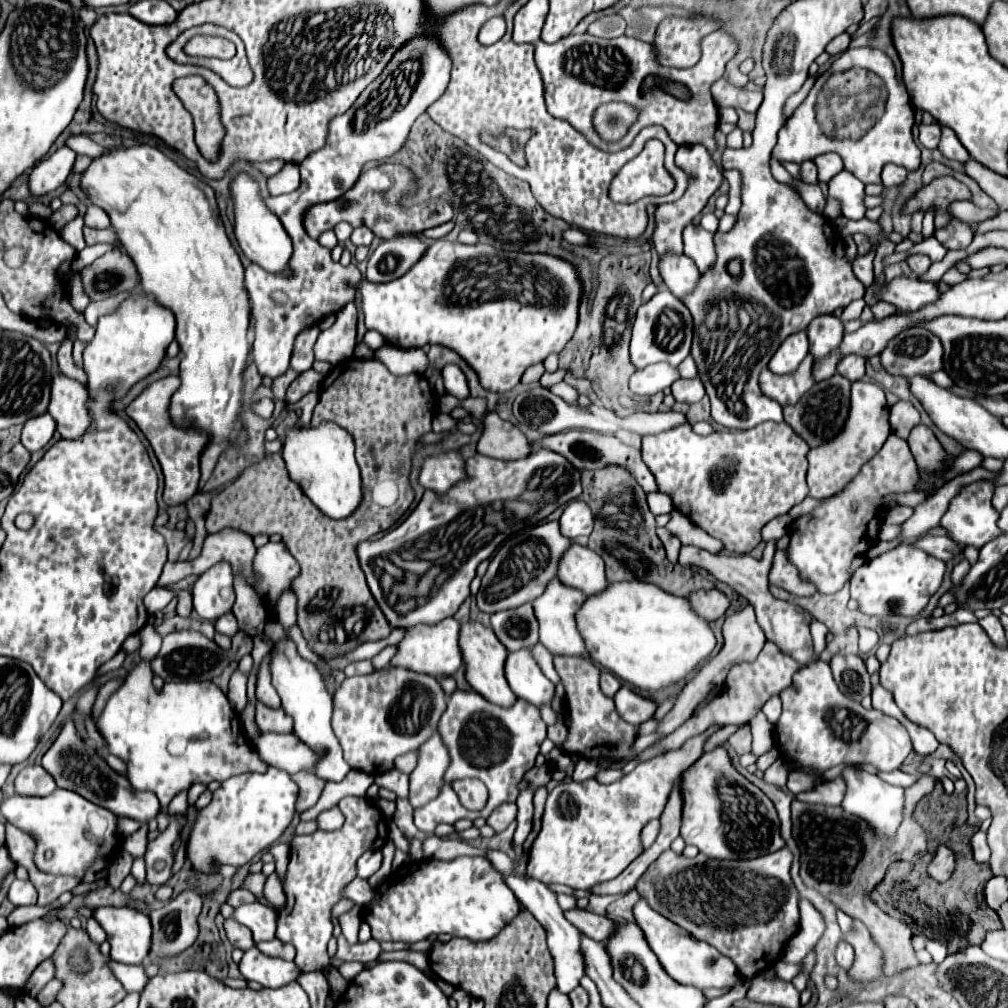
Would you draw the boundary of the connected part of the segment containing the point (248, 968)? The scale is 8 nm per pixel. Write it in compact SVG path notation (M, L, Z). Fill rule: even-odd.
M255 946L247 950L239 962L239 970L245 980L255 980L267 988L281 988L299 976L295 962L285 962L281 958L271 958L261 954Z

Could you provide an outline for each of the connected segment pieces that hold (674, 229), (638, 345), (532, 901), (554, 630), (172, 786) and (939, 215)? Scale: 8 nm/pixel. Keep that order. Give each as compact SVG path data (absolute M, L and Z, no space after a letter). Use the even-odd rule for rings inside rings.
M695 144L695 146L681 146L675 154L675 164L683 170L687 170L687 174L691 176L691 182L689 182L689 188L687 192L677 200L677 202L671 202L671 204L659 204L655 208L655 230L653 230L653 246L655 250L661 254L665 252L675 252L675 254L681 254L683 252L683 238L681 238L681 232L683 228L705 208L707 200L719 190L721 182L723 182L723 174L719 170L719 166L713 162L711 154L707 150L703 150L703 146Z
M669 290L665 292L659 292L655 294L649 302L645 302L639 310L637 310L637 318L635 318L635 324L633 324L633 338L631 338L631 362L635 368L645 368L649 364L655 364L655 362L669 362L671 366L679 366L685 356L689 356L689 348L691 348L691 338L693 338L693 320L691 320L691 314L689 310L683 306L683 302L679 298L675 298ZM665 310L673 310L679 314L681 322L683 322L683 340L681 344L675 348L675 350L665 350L661 344L657 344L655 336L657 336L657 320L659 316L665 312Z
M519 856L515 860L515 870L517 874L505 878L507 886L515 892L517 900L523 902L523 906L539 920L539 924L545 928L547 932L547 946L551 950L551 956L553 956L553 962L555 962L555 978L557 978L557 988L563 992L563 994L569 994L573 988L579 986L579 980L585 976L585 958L583 958L583 952L581 952L581 932L563 918L563 910L559 908L557 900L555 900L555 892L551 892L547 888L547 884L543 884L541 880L535 880L535 878L529 878L529 880L523 880L521 876L525 874L525 868L527 868L527 860L523 856Z
M553 578L547 584L547 592L543 592L539 598L535 598L533 602L533 610L535 610L535 618L539 622L539 640L543 642L543 646L551 652L551 654L563 654L563 656L587 656L585 650L585 642L581 638L581 634L577 632L575 626L575 612L581 608L585 600L585 594L579 590L573 590L569 586L563 586L557 578Z
M135 666L127 674L125 684L109 698L103 714L97 720L97 728L103 734L111 754L119 756L127 764L127 778L135 790L155 792L161 806L165 808L179 792L191 788L191 784L209 784L213 780L227 780L243 772L265 774L269 764L251 750L245 736L241 734L241 724L237 712L231 708L227 696L213 682L165 682L161 690L151 684L149 666Z
M943 176L933 180L931 184L919 188L919 192L907 200L907 204L903 206L901 214L917 214L917 212L935 212L935 230L947 226L951 222L951 214L949 214L949 206L951 202L957 200L971 200L971 192L965 184L957 182L951 176Z

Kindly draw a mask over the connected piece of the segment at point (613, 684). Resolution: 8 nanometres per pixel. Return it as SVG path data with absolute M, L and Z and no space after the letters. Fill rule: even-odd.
M603 670L601 672L601 692L605 694L605 696L615 696L615 692L621 688L621 682L617 680L617 676L613 676L611 672L607 672L607 670Z

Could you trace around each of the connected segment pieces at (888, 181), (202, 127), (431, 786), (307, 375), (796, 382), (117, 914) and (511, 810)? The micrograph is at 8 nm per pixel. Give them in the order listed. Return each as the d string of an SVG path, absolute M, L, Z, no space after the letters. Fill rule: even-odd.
M887 164L883 168L883 186L885 188L891 188L891 186L899 186L905 182L907 178L907 170L903 166L897 166L897 164Z
M199 76L177 78L173 90L195 120L195 142L199 152L213 162L219 158L219 144L225 134L215 90Z
M435 732L419 748L417 768L411 772L409 804L413 808L425 806L429 800L435 798L435 794L439 794L447 766L449 766L449 752L447 752L441 736Z
M315 370L303 372L303 374L289 386L289 390L287 390L287 402L297 402L297 400L303 398L307 392L319 390L321 380L323 380L323 376L321 376L319 372L315 372Z
M807 354L807 358L803 358L795 374L777 376L777 374L771 374L769 368L765 368L759 376L759 386L763 394L767 394L769 398L775 398L781 406L795 404L813 386L811 364L813 364L813 358L811 354Z
M101 906L93 910L111 944L111 958L123 964L141 964L151 946L151 922L139 910Z
M509 802L509 804L503 804L499 806L489 818L487 818L487 824L495 830L495 832L503 832L517 816L517 804Z

